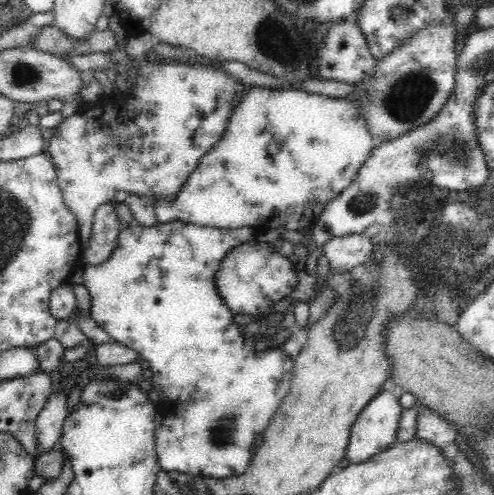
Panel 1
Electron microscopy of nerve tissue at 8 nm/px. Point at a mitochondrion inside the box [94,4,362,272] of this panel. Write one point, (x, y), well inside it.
(283, 51)

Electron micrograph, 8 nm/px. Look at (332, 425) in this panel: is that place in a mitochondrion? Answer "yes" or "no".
no

